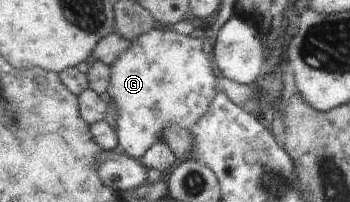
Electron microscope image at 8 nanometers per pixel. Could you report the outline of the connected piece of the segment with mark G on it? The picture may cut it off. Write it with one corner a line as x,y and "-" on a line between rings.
158,26
150,33
144,34
120,55
118,61
110,67
110,87
104,93
105,101
111,100
118,113
117,123
113,123
120,140
120,151
131,158
141,160
141,157
153,147
153,143
163,141
163,135
169,126
177,125
191,130
202,119
214,103
215,73
213,65
203,49
204,38
179,35
169,26

